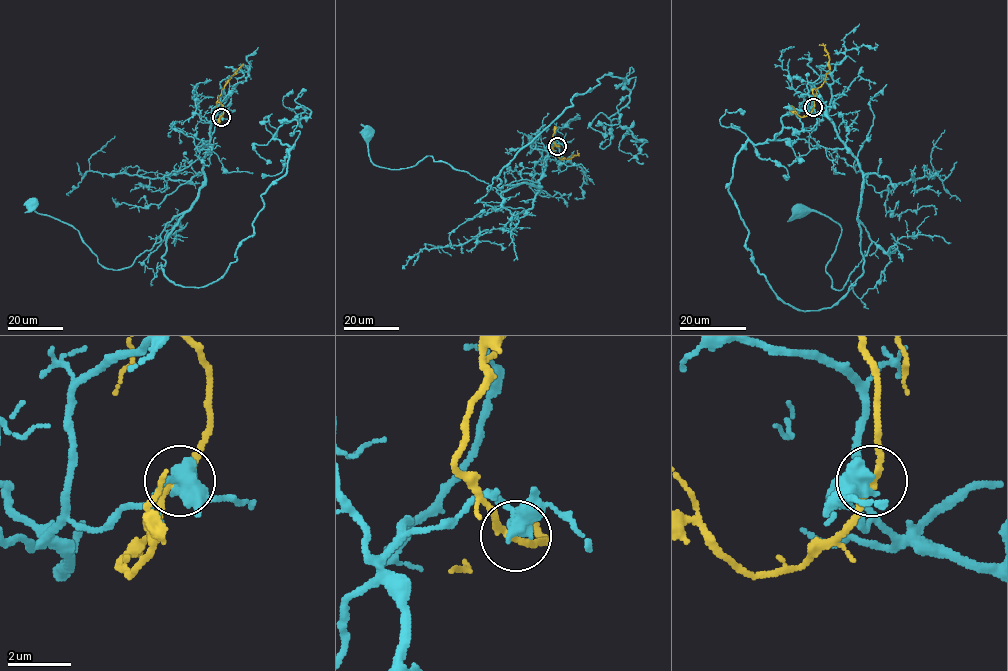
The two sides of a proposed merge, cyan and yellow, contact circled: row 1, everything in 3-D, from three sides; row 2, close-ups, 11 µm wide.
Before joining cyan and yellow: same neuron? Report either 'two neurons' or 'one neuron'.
two neurons

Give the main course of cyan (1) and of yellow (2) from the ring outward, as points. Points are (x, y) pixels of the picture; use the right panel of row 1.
1: (814, 107), (862, 172), (858, 218), (871, 244), (840, 290), (825, 265), (840, 225), (799, 210)
2: (814, 107), (813, 90), (823, 83), (829, 71), (825, 47), (819, 45)

